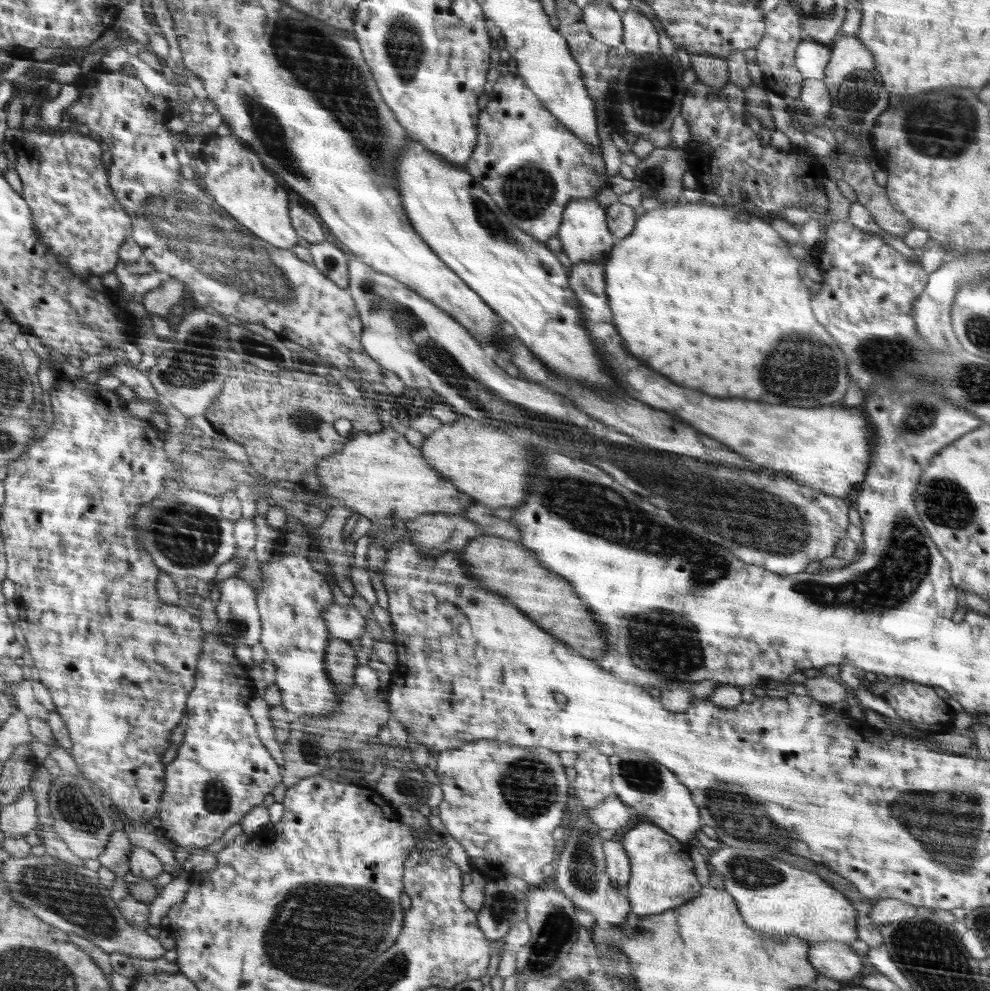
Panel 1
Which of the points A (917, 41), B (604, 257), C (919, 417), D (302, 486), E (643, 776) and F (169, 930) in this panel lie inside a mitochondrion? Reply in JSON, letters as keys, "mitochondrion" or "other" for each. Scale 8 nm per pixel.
{"A":"other","B":"other","C":"mitochondrion","D":"other","E":"mitochondrion","F":"other"}

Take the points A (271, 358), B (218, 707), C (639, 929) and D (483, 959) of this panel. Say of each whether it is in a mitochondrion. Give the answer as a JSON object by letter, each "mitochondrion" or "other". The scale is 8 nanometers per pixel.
{"A":"mitochondrion","B":"other","C":"mitochondrion","D":"other"}

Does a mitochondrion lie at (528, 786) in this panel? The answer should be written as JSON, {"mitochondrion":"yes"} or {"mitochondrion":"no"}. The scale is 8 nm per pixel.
{"mitochondrion":"yes"}

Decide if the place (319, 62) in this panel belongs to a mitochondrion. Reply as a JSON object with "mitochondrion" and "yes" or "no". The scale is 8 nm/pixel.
{"mitochondrion":"yes"}

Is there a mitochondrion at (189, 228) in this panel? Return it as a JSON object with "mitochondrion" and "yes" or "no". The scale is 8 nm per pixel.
{"mitochondrion":"yes"}

